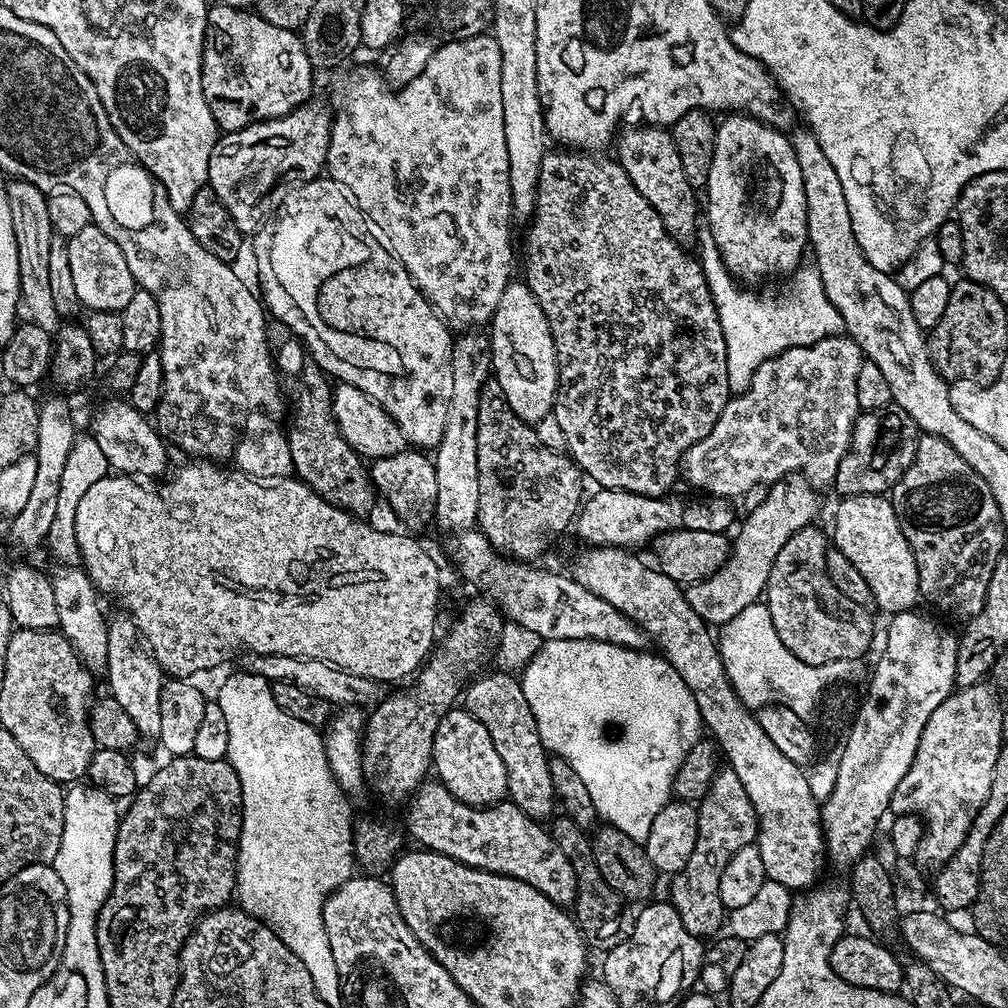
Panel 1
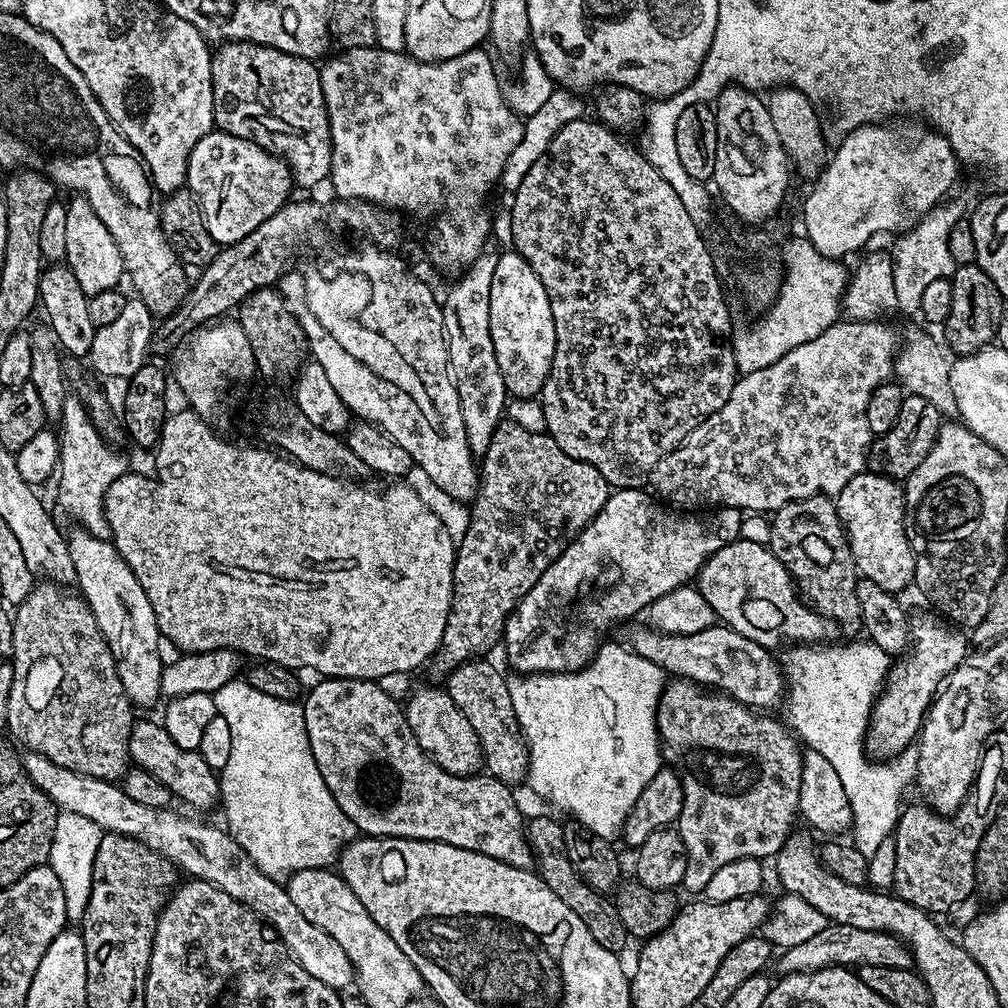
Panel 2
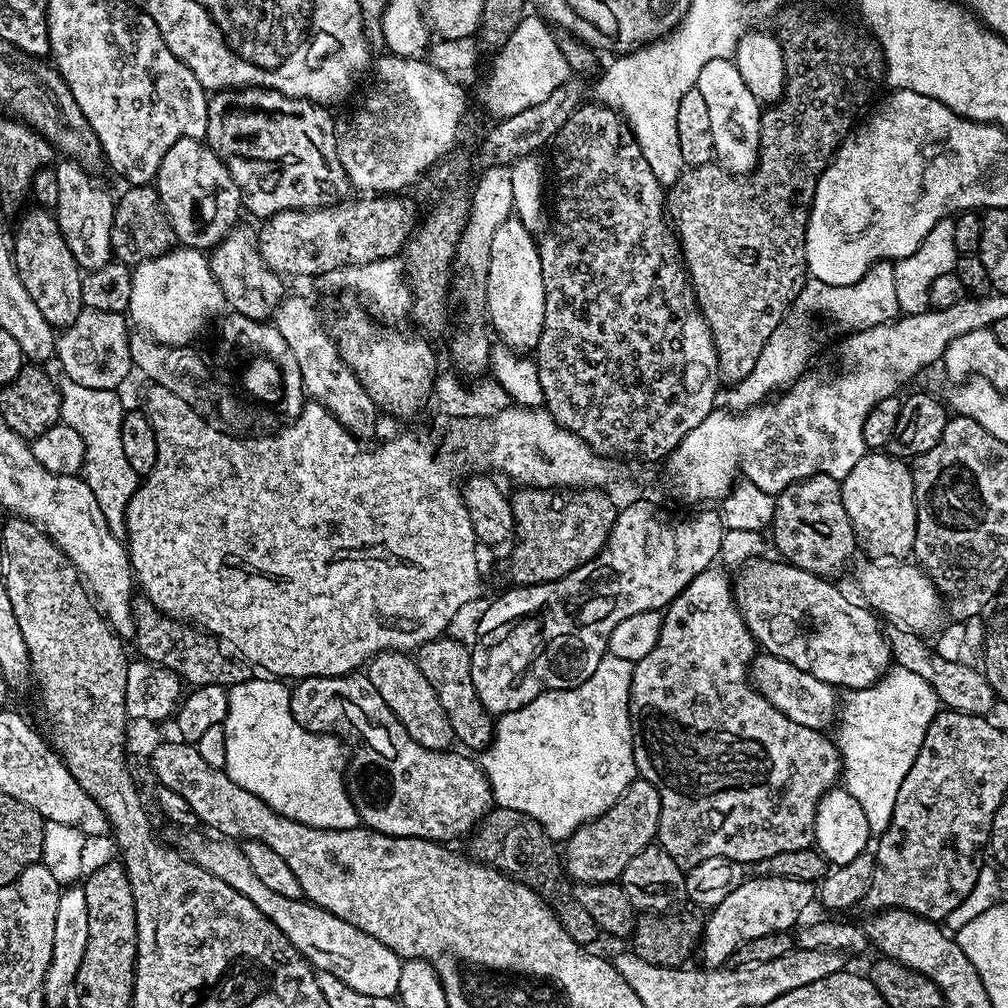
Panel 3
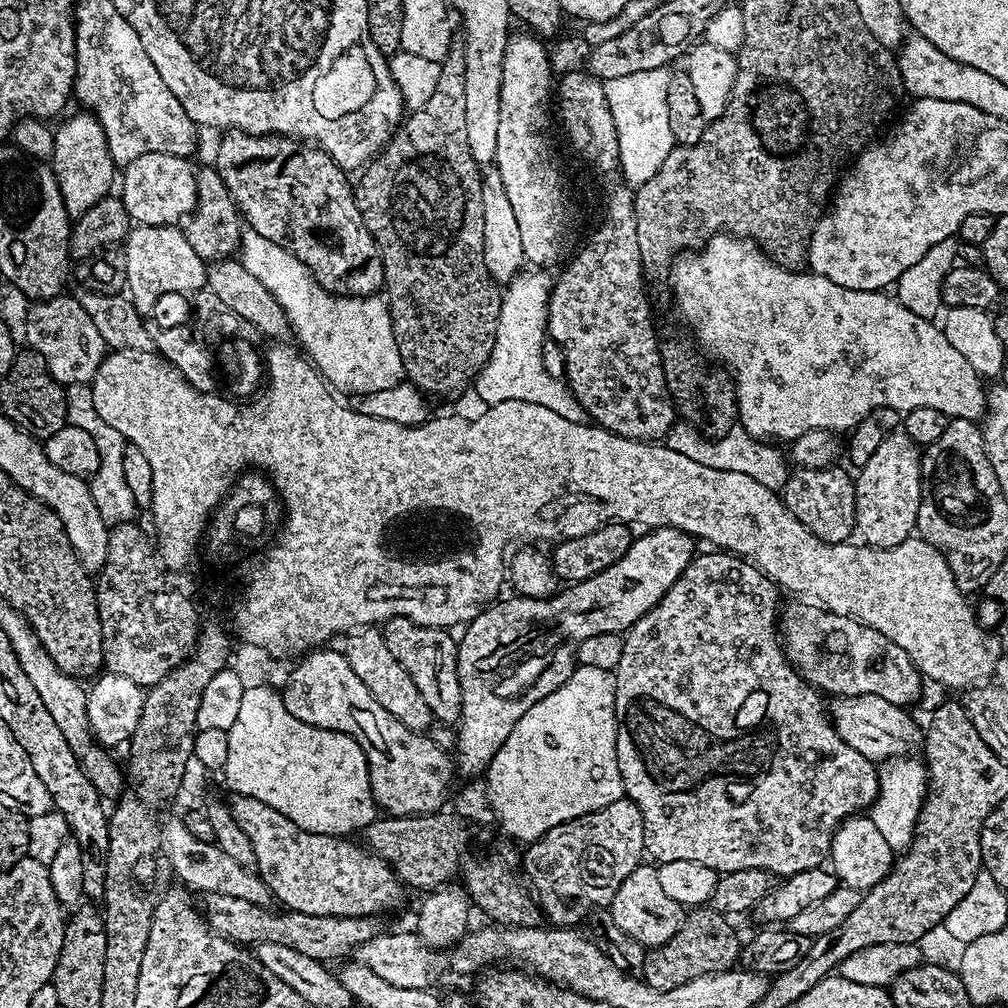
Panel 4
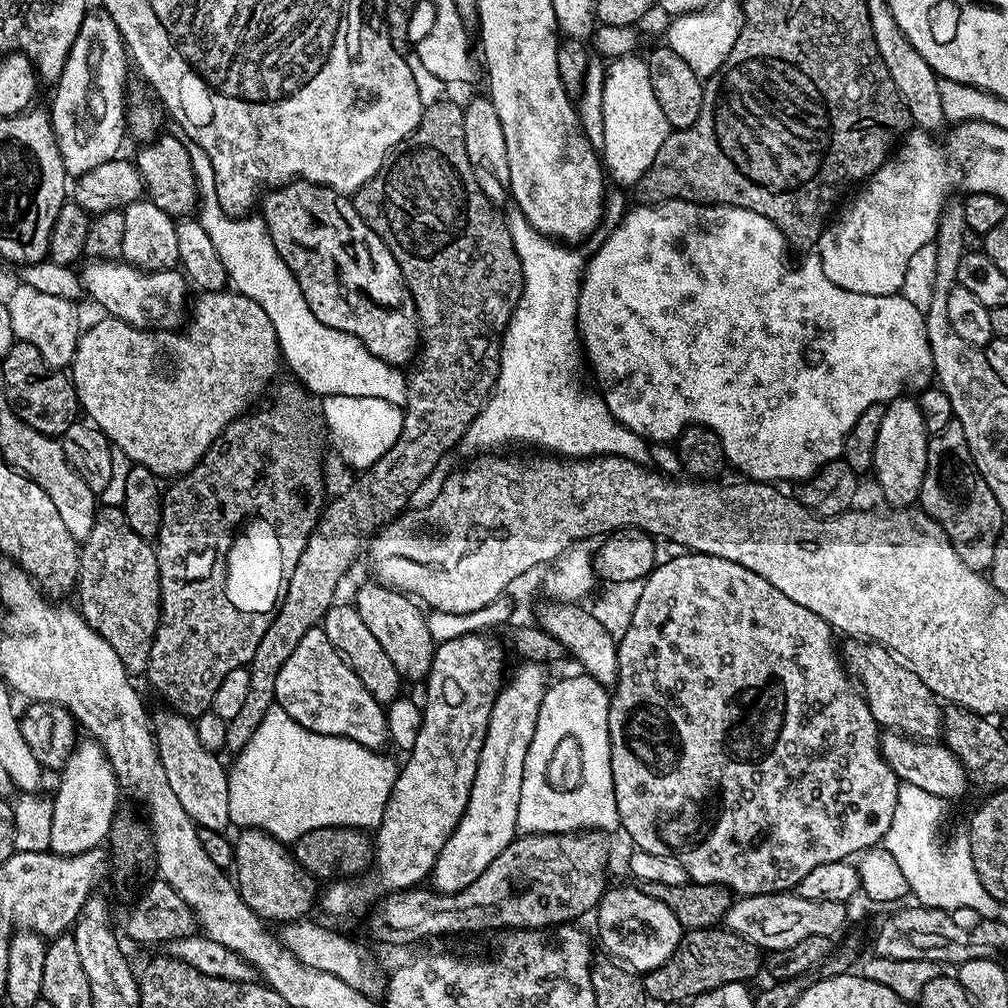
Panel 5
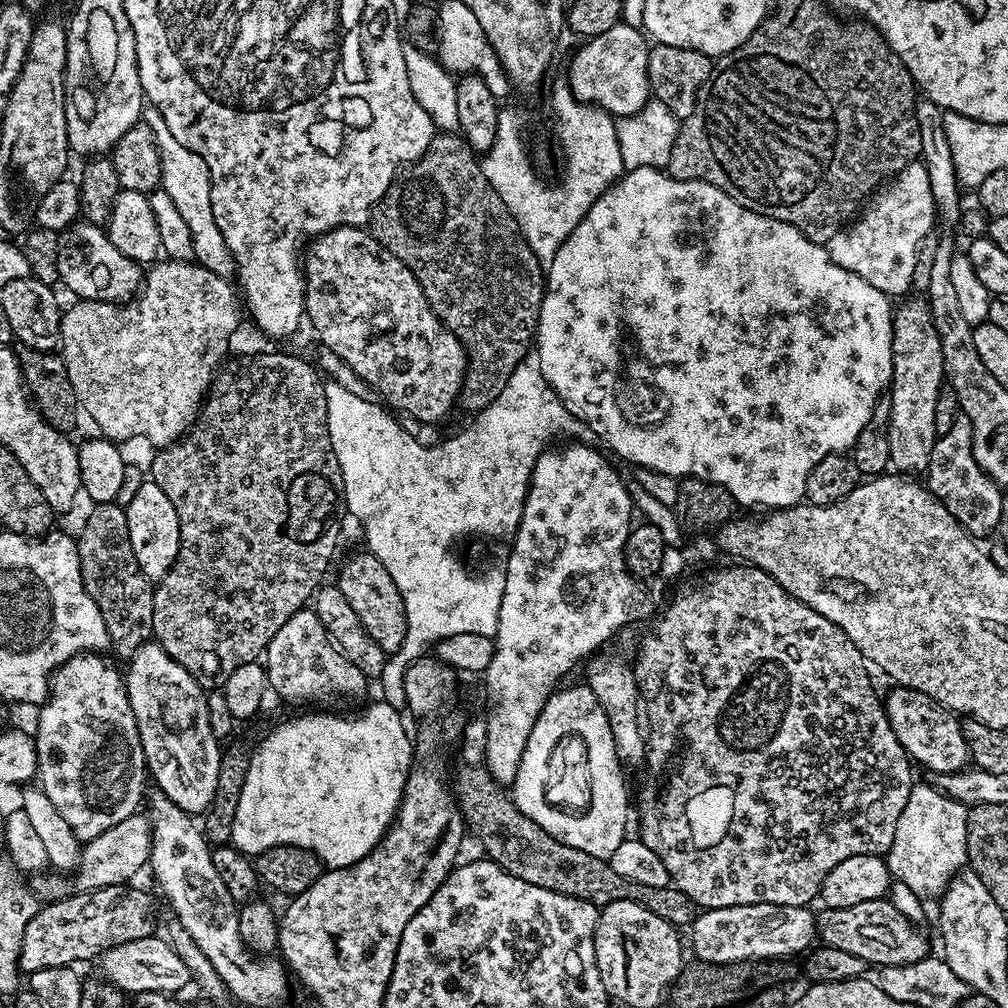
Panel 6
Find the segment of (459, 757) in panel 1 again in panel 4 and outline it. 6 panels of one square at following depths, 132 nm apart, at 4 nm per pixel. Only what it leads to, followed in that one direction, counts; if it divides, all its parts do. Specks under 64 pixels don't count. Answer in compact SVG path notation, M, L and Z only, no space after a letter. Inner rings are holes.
M365 626L353 631L348 638L349 640L342 645L346 662L350 662L350 670L358 674L362 686L366 686L370 694L374 694L374 702L390 710L390 714L394 714L394 718L398 718L402 726L421 734L427 733L428 727L434 724L430 706L426 706L426 698L418 694L418 686L414 686L414 678L406 674L406 666L402 666L402 662L398 662L398 658L394 658L394 654L386 650L383 631L376 626Z

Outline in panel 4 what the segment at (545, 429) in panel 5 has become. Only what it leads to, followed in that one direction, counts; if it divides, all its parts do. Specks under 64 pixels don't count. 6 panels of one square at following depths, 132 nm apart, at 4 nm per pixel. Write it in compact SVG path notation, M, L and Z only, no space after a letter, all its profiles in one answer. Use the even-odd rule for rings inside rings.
M530 268L517 273L505 285L496 323L494 350L476 377L474 389L483 403L490 406L502 401L534 401L562 417L581 423L586 413L571 388L561 377L552 376L544 364L549 294L553 283L553 277L547 271Z

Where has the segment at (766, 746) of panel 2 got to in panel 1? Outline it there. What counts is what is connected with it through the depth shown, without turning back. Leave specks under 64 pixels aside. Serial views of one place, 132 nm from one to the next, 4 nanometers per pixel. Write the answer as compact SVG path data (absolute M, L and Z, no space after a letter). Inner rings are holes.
M721 769L712 780L708 792L698 801L696 825L698 842L694 842L694 854L690 854L690 862L686 862L686 866L682 866L682 870L671 877L670 902L682 918L682 926L686 926L692 936L712 938L726 924L726 909L718 894L722 870L726 870L726 862L730 862L730 858L738 854L742 846L755 841L757 834L756 811L746 796L742 782L731 769Z

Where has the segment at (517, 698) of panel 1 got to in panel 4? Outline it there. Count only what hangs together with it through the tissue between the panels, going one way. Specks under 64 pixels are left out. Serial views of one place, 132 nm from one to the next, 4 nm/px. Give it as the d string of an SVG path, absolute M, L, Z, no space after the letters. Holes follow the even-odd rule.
M395 616L382 628L386 650L406 666L406 674L414 678L414 686L418 686L418 694L426 698L426 706L430 706L433 717L444 724L455 725L463 710L462 686L458 682L458 647L457 637L451 631L442 628L431 628L410 622L410 618Z

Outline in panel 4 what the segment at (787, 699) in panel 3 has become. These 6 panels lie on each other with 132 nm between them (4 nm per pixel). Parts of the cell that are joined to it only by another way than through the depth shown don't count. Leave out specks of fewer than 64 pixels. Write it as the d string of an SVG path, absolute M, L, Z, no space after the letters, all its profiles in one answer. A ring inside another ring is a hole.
M842 696L830 704L832 724L840 738L875 764L907 757L923 745L923 729L912 721L908 711L881 696Z

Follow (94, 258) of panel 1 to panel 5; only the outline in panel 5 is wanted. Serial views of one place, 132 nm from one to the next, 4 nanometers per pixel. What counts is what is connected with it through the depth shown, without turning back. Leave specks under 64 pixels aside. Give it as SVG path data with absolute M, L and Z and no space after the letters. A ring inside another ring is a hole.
M96 10L85 16L82 26L78 30L78 38L74 38L74 46L66 58L66 66L62 70L59 80L55 81L54 88L56 88L56 93L52 96L52 108L50 107L52 129L56 135L58 150L62 154L64 170L68 173L69 177L75 178L81 176L82 174L86 174L88 170L94 170L94 166L102 166L102 162L110 162L117 159L119 152L116 151L119 150L124 136L126 140L126 87L124 88L124 83L128 80L128 68L130 72L130 57L124 47L124 40L120 37L118 26L108 17L108 13L103 10Z

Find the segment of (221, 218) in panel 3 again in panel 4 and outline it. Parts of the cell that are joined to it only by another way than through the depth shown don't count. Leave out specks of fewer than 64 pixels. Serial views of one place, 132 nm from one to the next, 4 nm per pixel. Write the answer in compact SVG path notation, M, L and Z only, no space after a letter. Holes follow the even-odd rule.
M151 152L142 154L142 158L134 158L134 162L123 165L124 181L119 181L118 196L124 201L124 208L128 217L137 225L148 224L150 226L179 225L181 221L196 211L196 173L192 168L193 161L186 156L175 156L165 152Z

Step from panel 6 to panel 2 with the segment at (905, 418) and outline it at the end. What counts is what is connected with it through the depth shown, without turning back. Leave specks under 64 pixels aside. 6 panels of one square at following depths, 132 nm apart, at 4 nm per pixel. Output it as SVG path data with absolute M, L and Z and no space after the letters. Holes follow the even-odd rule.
M865 470L859 472L835 497L840 522L848 533L850 550L861 577L876 582L883 590L900 594L916 574L916 556L904 529L904 489L891 476Z

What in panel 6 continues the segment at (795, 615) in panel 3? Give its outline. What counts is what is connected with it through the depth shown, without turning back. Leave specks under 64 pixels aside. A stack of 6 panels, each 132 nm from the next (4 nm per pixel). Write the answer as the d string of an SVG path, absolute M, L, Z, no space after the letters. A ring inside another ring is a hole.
M893 687L889 696L883 697L884 710L888 721L898 738L898 742L907 750L909 757L917 765L929 768L929 773L961 772L970 764L966 738L962 734L962 723L957 713L948 711L937 700L931 700L913 688Z

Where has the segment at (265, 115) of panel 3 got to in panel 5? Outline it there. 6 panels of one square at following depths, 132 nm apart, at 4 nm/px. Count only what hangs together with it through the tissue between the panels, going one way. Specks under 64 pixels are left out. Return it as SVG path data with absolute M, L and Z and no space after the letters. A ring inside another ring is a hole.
M295 179L263 197L262 217L282 261L294 274L314 318L360 340L378 359L404 366L422 343L414 298L386 242L370 230L345 193Z

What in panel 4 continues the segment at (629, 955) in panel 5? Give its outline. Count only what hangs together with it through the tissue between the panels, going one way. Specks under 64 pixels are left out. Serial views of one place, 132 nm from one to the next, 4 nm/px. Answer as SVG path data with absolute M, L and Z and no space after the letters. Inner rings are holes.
M641 862L620 883L612 899L610 911L614 922L618 922L618 926L622 926L626 934L630 934L630 938L648 948L657 948L680 928L680 923L684 921L686 915L686 908L685 905L674 902L674 898L670 898L666 890L662 890L659 871L651 866L653 867L651 863Z

